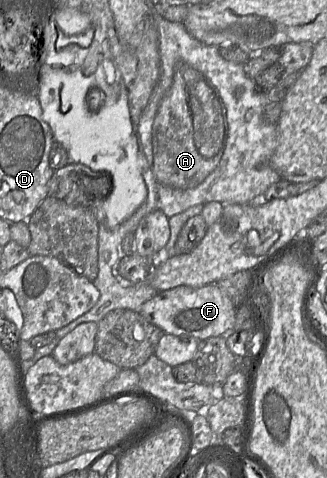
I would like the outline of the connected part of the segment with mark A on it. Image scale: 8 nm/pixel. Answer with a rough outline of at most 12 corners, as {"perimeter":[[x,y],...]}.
{"perimeter":[[180,65],[153,122],[152,170],[174,189],[218,166],[218,89]]}

